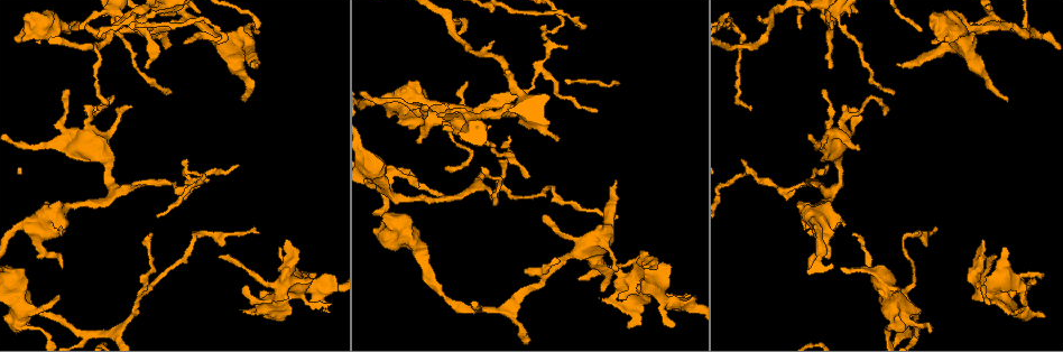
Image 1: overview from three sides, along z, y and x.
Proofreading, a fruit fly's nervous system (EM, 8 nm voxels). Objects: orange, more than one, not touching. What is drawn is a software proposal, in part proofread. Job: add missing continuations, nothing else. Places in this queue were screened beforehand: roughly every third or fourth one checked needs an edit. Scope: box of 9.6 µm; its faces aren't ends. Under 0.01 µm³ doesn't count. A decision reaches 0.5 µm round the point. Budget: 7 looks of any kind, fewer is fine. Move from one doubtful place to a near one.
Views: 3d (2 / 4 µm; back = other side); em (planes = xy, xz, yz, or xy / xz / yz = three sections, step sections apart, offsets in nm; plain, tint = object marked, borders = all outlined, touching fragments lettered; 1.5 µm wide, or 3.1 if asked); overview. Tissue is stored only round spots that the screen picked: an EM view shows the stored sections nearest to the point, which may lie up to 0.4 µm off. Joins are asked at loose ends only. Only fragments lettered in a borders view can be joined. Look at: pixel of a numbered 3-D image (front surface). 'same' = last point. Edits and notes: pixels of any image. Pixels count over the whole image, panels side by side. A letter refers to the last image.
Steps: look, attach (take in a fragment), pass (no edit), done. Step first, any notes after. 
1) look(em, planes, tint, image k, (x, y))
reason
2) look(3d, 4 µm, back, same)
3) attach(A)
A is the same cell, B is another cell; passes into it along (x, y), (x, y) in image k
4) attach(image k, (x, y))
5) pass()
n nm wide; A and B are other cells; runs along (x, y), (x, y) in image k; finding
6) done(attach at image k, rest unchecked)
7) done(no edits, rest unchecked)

look(3d, 2 µm, image 1, (131, 108))
tapers out

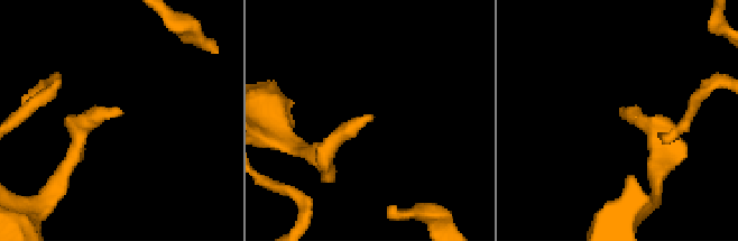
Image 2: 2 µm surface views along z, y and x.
look(em, planes, plain, image 2, (115, 112))
shape alone is not enough

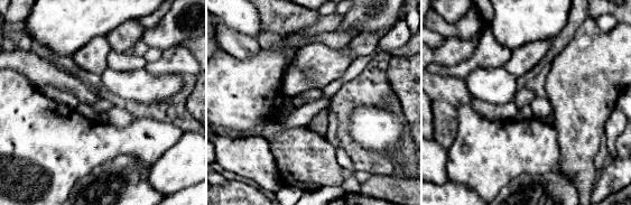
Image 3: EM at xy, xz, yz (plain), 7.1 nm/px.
look(em, planes, borders, same)

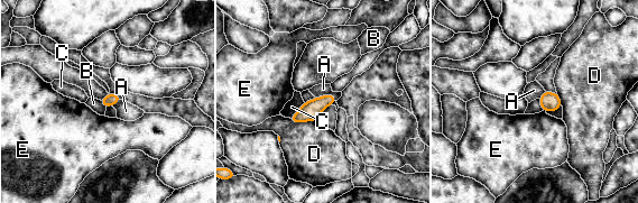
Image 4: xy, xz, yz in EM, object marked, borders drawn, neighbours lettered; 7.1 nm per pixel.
pass()
90 nm wide; A, B, C, D and E are other cells; none of them fits

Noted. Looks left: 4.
look(3d, 2 µm, image 1, (69, 90))
free end

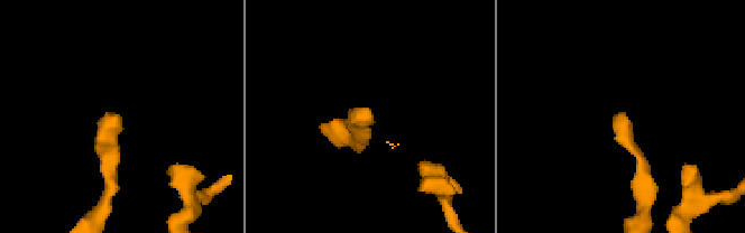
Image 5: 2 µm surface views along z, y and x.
look(em, planes, borders, image 5, (115, 113))
need the tissue

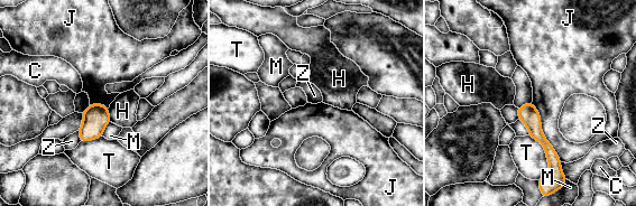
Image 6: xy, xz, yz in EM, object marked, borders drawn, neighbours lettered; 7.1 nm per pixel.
pass()
140 nm wide; C, H, J, M, T and Z are other cells; border along (531, 102), (517, 108) in image 6; no lettered fragment goes on from it

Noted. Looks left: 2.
look(em, planes, borders, image 1, (853, 235))
free end

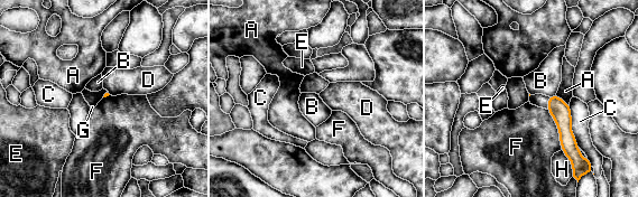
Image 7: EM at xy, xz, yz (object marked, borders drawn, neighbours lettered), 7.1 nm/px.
pass()
A, B, C, D, E, F, G and H are other cells; border along (547, 109), (556, 124), (562, 149) in image 7; no lettered fragment goes on from it

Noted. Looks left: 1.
done(no edits, rest unchecked)

